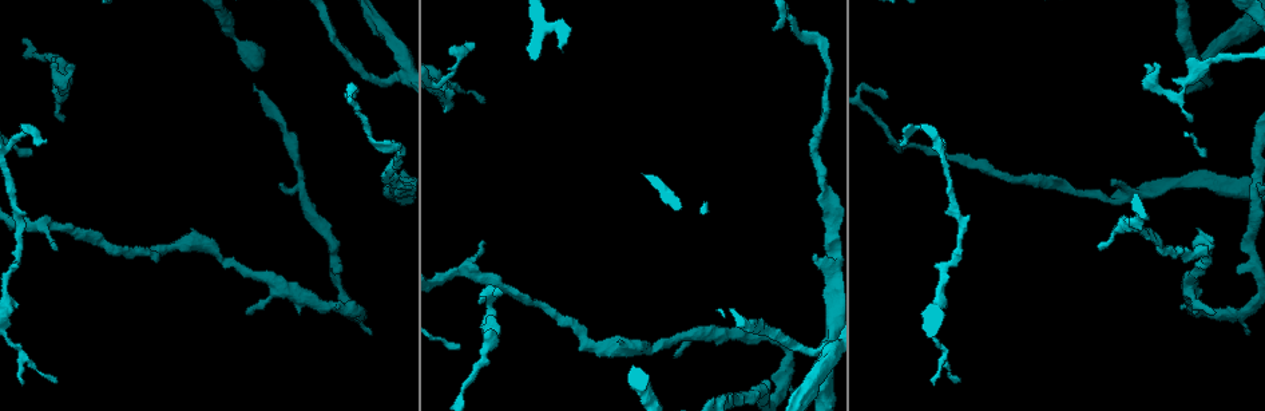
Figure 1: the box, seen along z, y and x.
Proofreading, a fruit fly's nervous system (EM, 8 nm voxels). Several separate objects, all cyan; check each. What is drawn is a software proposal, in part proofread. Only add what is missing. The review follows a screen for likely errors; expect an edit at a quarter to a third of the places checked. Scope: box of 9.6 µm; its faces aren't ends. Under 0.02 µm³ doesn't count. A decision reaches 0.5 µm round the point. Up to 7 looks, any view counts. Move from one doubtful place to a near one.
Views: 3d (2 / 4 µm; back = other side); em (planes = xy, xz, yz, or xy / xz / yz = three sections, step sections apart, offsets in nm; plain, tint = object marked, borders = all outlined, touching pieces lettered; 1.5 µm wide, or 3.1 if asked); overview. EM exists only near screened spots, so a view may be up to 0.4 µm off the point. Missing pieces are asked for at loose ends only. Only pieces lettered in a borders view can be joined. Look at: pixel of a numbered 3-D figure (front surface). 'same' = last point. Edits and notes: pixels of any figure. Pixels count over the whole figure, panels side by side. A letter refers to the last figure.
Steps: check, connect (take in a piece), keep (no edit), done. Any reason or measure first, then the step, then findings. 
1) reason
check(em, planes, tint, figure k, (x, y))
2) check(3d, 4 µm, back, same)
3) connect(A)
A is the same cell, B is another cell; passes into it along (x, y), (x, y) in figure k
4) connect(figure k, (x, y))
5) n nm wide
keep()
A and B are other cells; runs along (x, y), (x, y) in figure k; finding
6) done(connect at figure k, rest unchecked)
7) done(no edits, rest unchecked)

an open end
check(em, xz, step 4, borders, figure 1, (774, 27))

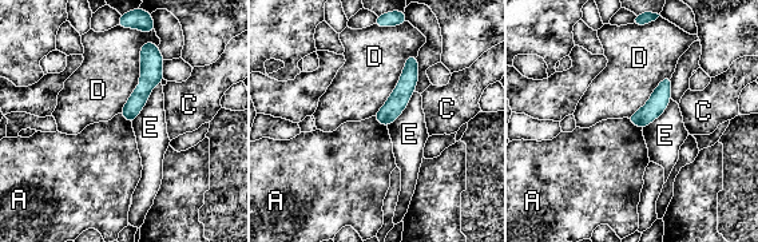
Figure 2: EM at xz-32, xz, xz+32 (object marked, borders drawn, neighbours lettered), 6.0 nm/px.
another direction
check(em, planes, borders, same)

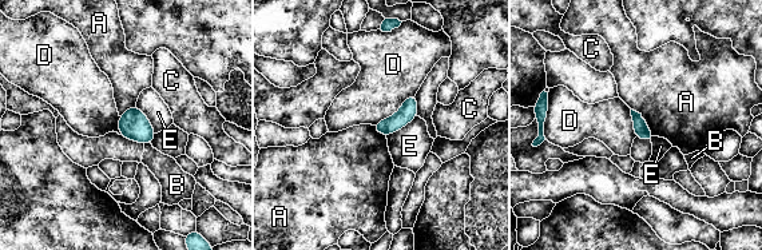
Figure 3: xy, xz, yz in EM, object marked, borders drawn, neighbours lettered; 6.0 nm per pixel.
D touches over 320 nm
keep()
A, B, C, D and E are other cells; border along (415, 94), (372, 124) in figure 3; no lettered piece goes on from it

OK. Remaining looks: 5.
an open end
check(3d, 2 µm, figure 1, (53, 244))

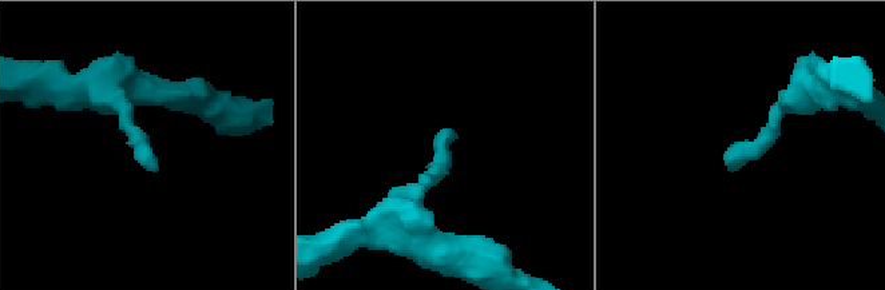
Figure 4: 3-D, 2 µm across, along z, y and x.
check(em, planes, plain, figure 4, (149, 155))

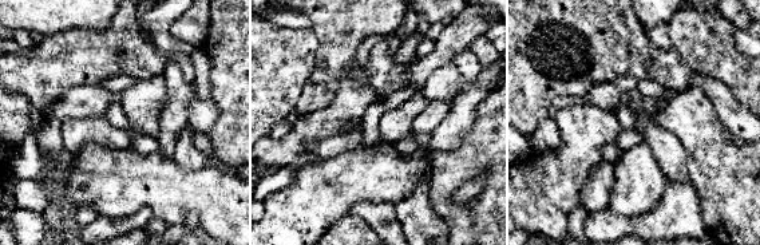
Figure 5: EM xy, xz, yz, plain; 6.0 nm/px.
see the neighbours
check(em, planes, borders, same)

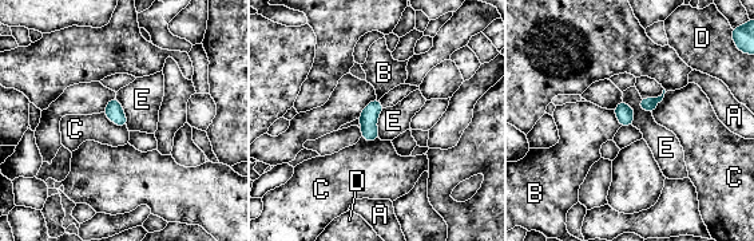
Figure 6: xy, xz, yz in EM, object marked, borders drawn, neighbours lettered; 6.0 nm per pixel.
keep()
A, B, C, D and E are other cells; border along (116, 95), (124, 113), (127, 127) in figure 6; none of them fits

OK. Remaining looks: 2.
an open end
check(3d, 2 µm, back, figure 1, (1214, 314))

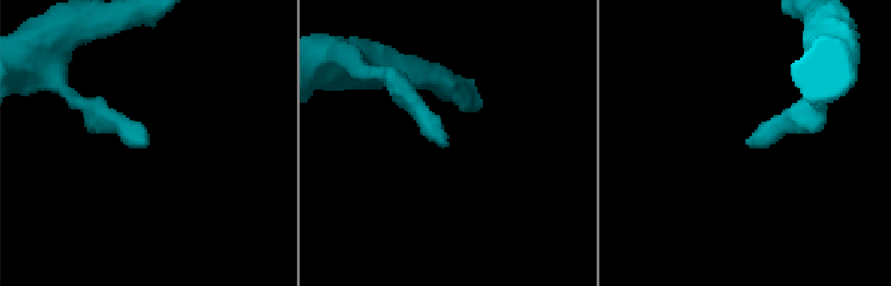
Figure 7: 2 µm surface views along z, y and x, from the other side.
check(em, planes, borders, figure 7, (445, 144))

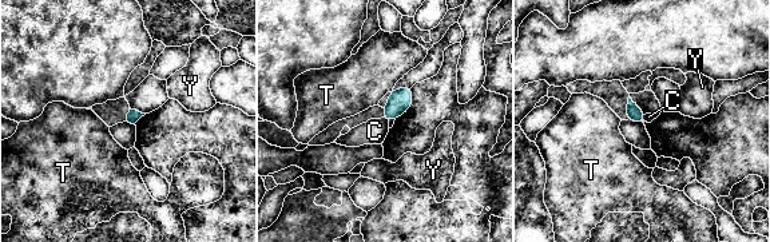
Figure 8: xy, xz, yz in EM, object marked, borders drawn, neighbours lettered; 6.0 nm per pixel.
keep()
C, T and Y are other cells; border along (382, 118), (388, 123) in figure 8; no lettered piece goes on from it

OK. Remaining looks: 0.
done(no edits, rest unchecked)

